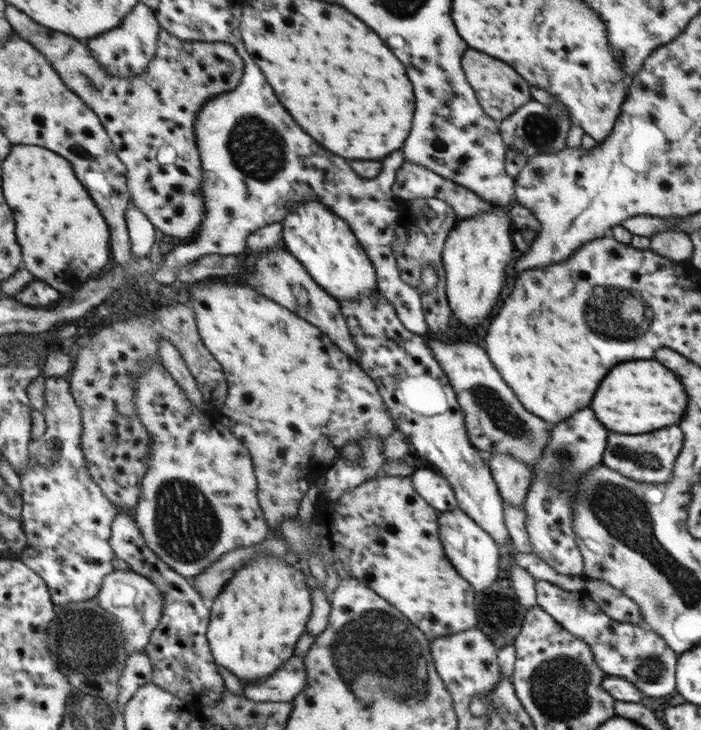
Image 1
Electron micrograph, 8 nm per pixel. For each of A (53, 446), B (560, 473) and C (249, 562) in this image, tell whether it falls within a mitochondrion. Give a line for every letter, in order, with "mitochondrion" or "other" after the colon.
A: mitochondrion
B: mitochondrion
C: other

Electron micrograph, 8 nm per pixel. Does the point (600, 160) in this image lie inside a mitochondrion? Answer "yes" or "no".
no

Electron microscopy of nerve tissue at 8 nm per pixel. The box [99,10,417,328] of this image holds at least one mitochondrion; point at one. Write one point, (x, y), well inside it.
(257, 147)

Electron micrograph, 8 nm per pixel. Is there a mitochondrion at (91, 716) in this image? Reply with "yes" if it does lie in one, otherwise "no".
yes

